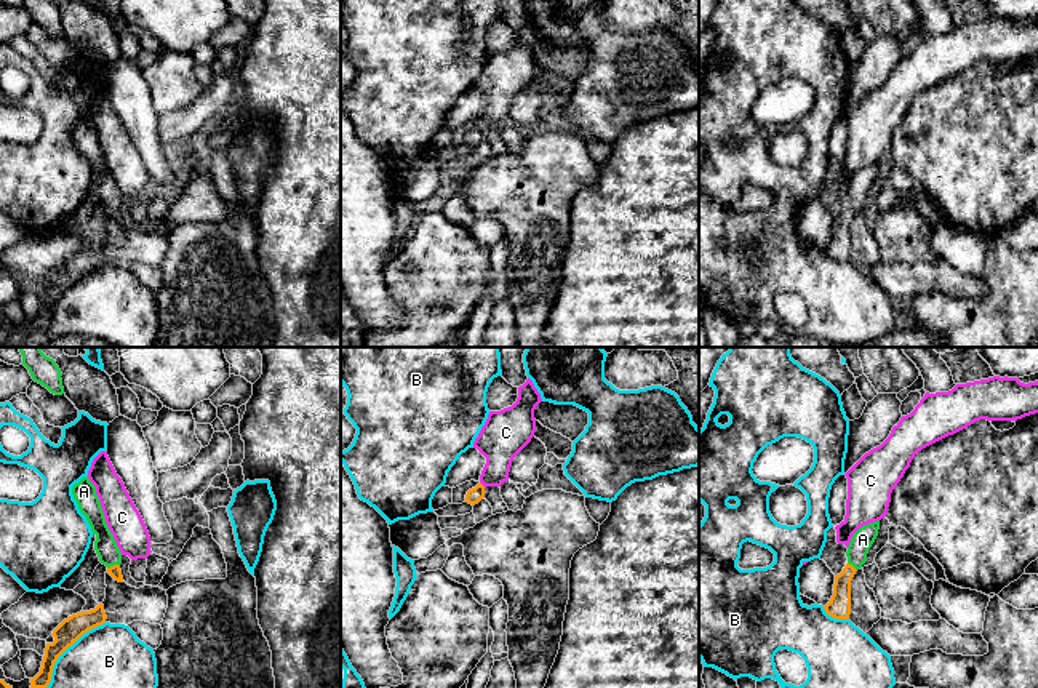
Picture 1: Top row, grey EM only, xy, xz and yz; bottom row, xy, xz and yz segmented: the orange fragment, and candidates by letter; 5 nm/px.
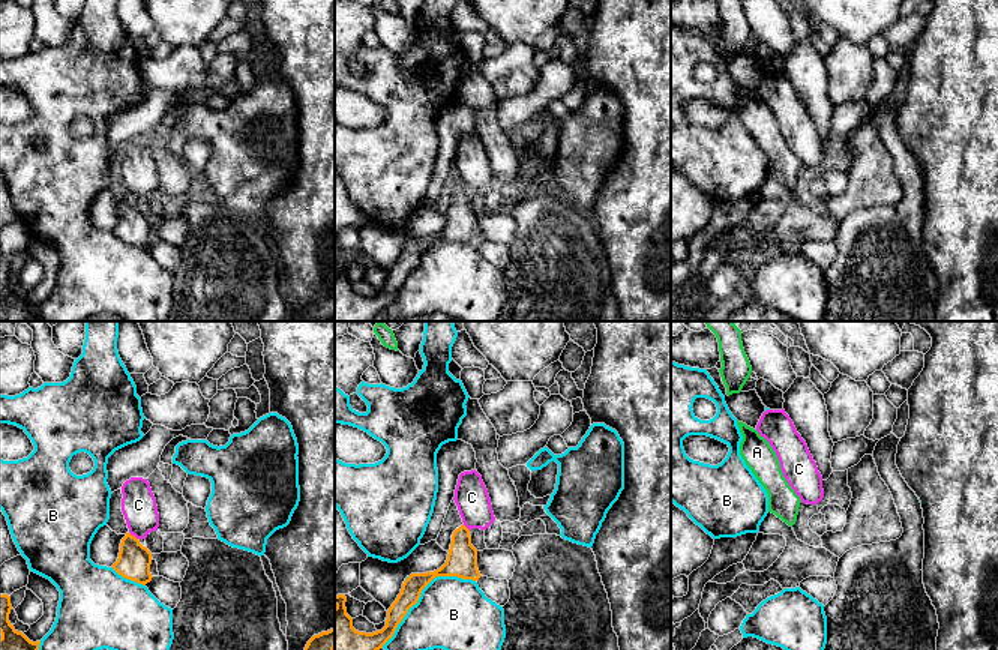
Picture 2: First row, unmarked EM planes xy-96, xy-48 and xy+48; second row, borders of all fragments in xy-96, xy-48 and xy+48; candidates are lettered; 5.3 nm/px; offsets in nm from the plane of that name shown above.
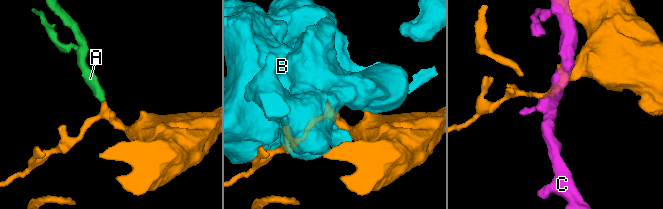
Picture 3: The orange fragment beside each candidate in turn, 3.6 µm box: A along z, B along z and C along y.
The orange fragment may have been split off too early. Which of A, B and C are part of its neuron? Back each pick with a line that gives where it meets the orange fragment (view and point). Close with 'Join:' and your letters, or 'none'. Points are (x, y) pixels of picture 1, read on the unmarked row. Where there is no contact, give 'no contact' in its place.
A: xy (114, 207)
Join: A

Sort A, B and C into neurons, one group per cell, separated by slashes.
A / B / C

